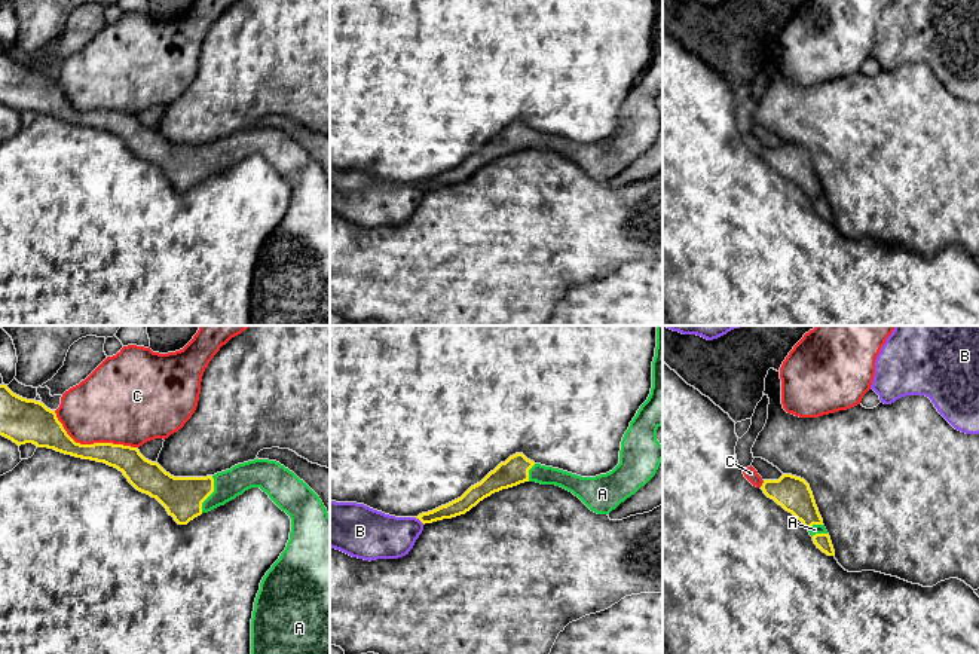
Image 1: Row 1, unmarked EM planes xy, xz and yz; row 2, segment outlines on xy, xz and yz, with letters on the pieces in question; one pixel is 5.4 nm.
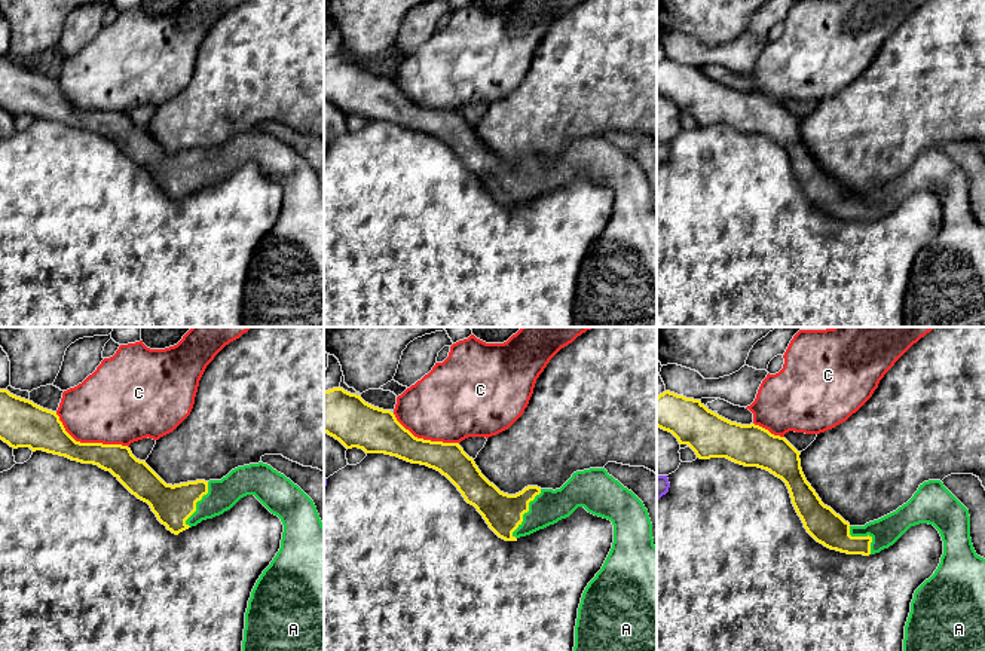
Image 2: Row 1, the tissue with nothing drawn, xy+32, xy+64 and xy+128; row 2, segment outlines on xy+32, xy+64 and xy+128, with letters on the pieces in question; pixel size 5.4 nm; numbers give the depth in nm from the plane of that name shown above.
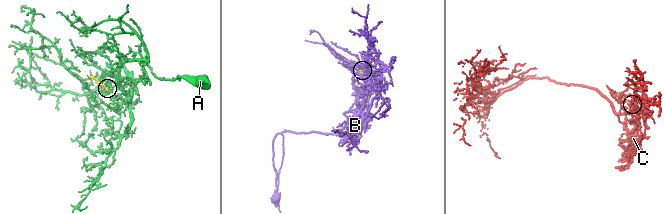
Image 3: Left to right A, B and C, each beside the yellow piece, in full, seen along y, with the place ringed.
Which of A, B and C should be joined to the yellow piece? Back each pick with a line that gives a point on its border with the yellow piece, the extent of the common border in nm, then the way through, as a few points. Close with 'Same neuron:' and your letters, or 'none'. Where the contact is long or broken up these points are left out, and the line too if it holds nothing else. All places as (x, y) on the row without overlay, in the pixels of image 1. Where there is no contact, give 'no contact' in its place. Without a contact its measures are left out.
A: meets yellow in xy at (211, 159); contact 220 nm long
Same neuron: A

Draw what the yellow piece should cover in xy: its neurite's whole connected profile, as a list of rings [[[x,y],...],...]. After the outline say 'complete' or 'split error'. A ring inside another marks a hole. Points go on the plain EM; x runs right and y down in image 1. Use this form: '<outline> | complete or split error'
[[[0,52],[0,103],[18,113],[33,110],[82,126],[104,129],[123,140],[140,159],[156,165],[178,192],[187,192],[202,180],[208,180],[242,162],[251,155],[260,155],[291,186],[291,199],[285,217],[260,250],[251,285],[251,326],[330,326],[330,183],[319,164],[293,138],[276,128],[254,126],[230,137],[206,144],[174,144],[157,129],[146,126],[137,114],[113,110],[76,110],[58,88],[55,77],[43,70],[13,61],[7,52]]] | split error

